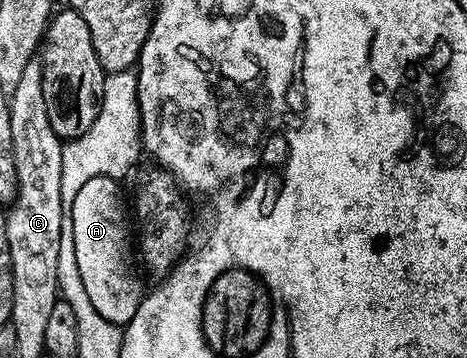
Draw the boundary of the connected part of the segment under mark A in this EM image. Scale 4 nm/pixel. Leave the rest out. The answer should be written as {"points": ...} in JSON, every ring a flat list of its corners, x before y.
{"points":[[97,176,77,192,77,200,73,200,73,248,77,248,77,268,93,308,97,308,105,320,123,328,133,320,145,297,145,289,131,263,133,230,127,227,129,210,123,207,119,186,116,179]]}

